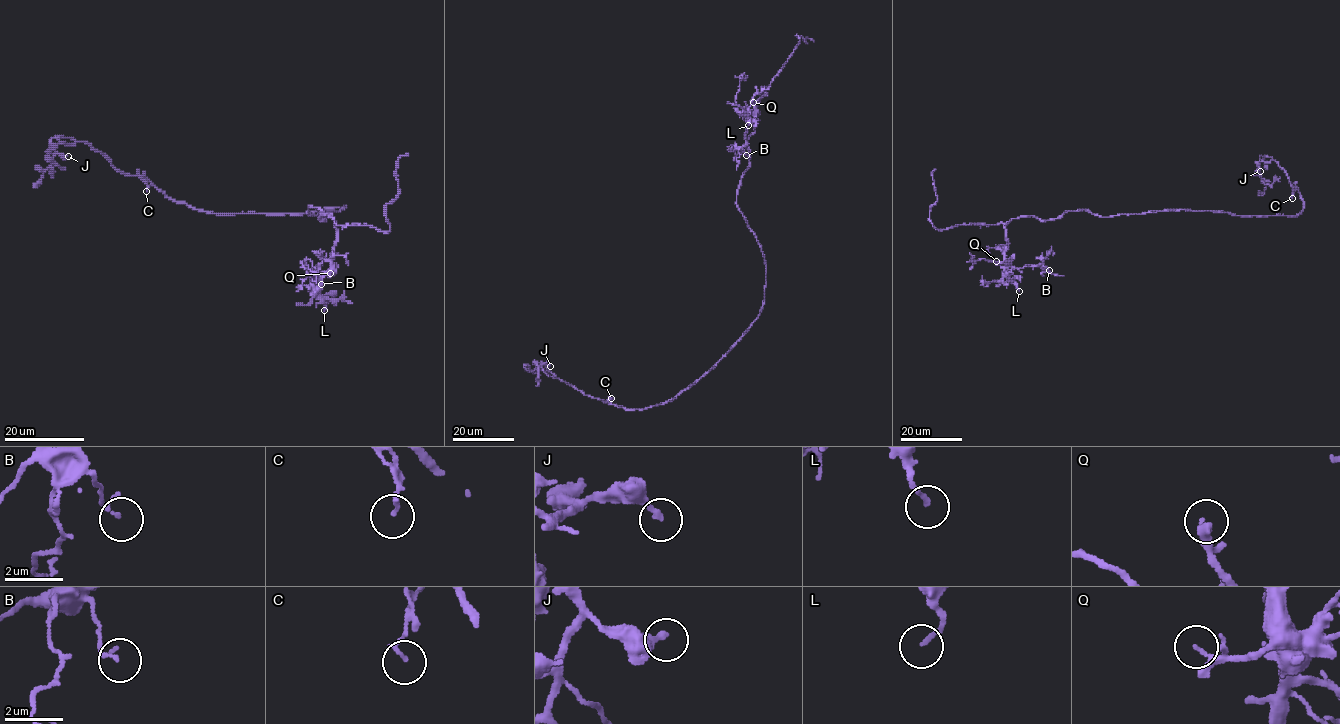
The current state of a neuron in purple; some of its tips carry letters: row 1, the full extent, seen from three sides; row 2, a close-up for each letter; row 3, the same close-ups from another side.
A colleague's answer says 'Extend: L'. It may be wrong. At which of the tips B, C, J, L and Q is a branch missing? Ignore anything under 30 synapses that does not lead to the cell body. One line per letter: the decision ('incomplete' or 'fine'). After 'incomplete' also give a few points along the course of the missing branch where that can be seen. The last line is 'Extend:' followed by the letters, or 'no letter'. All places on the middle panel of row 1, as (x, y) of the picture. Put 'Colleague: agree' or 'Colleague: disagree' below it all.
B: fine
C: fine
J: fine
L: fine
Q: incomplete | (753, 102), (756, 85), (762, 78), (758, 76), (770, 81), (776, 70)
Extend: Q
Colleague: disagree

